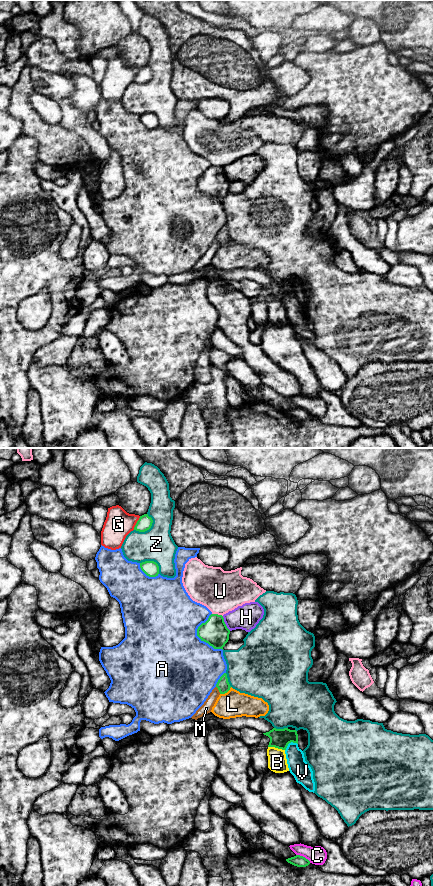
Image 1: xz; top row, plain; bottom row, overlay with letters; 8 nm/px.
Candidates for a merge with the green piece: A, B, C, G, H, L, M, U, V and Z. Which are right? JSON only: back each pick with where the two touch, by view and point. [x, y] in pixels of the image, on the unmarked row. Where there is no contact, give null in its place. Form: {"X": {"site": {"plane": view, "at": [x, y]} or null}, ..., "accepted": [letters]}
{"accepted": []}

